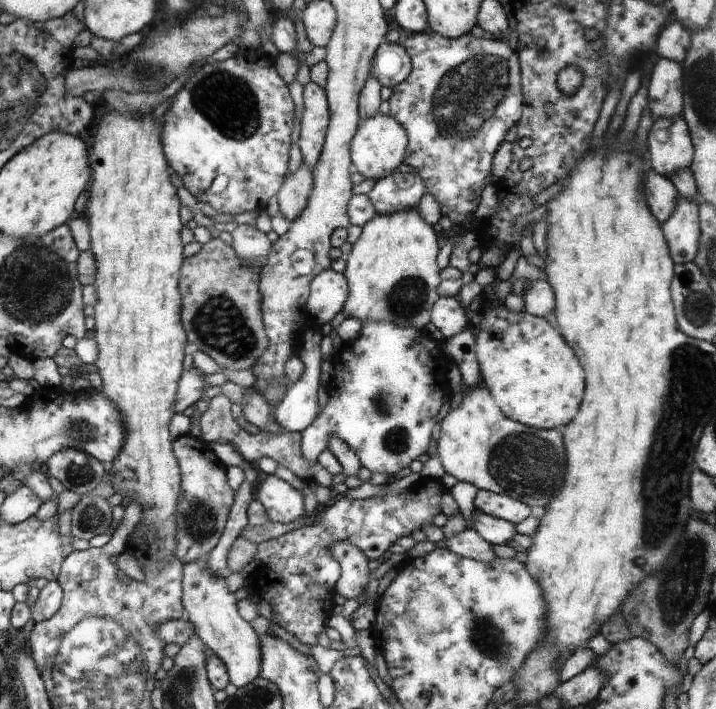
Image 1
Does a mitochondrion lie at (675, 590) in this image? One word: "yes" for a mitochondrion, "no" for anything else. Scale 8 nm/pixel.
yes

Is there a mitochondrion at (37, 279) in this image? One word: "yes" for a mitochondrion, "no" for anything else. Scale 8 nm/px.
yes

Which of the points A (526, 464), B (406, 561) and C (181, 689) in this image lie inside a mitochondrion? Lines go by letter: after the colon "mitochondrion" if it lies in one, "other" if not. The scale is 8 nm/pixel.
A: mitochondrion
B: other
C: mitochondrion

